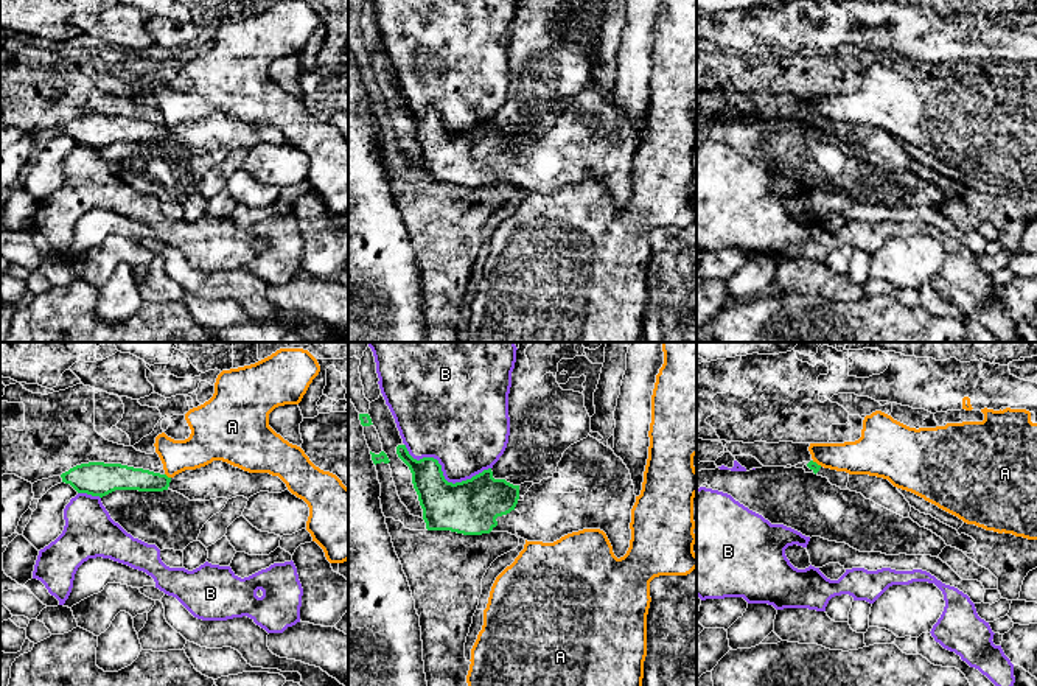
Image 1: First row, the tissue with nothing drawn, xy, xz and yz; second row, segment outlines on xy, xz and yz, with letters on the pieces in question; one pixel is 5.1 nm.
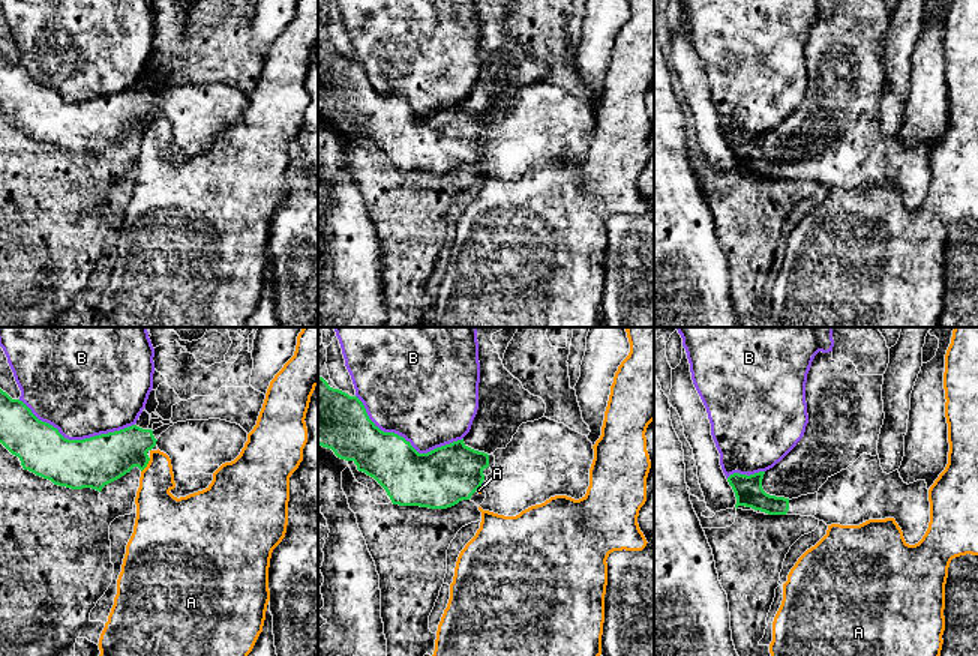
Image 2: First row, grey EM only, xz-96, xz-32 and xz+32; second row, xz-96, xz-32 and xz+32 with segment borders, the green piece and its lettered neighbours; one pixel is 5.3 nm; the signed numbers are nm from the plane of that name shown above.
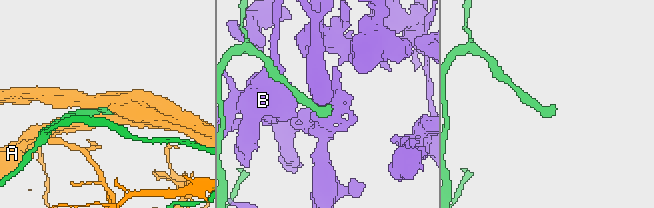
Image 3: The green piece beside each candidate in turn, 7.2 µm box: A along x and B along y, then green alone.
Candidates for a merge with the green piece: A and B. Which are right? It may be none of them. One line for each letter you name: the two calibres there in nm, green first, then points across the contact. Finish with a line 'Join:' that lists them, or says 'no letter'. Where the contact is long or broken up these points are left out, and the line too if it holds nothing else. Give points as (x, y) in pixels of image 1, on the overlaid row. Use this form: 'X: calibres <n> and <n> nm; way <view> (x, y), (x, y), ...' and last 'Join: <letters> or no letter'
Join: no letter

